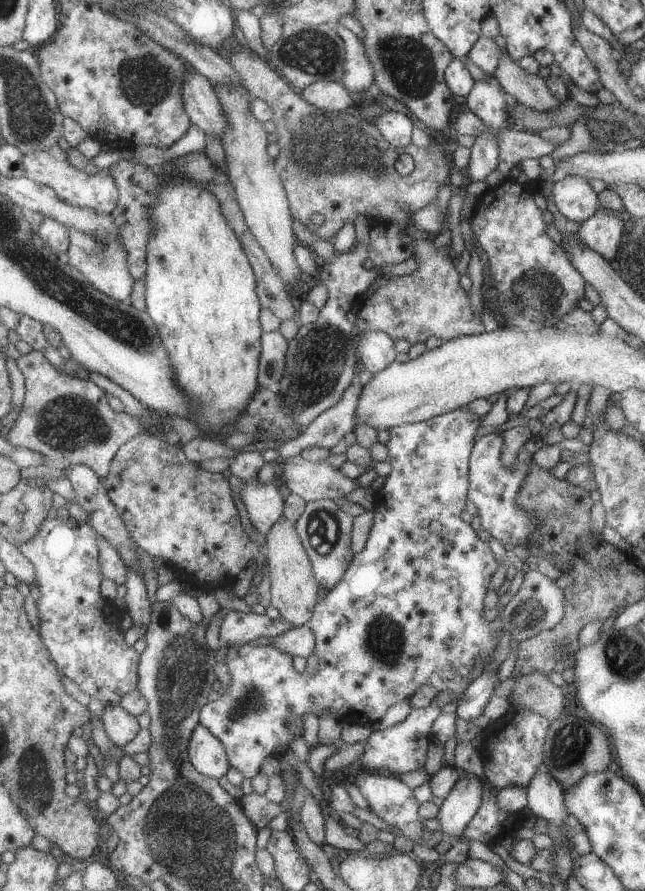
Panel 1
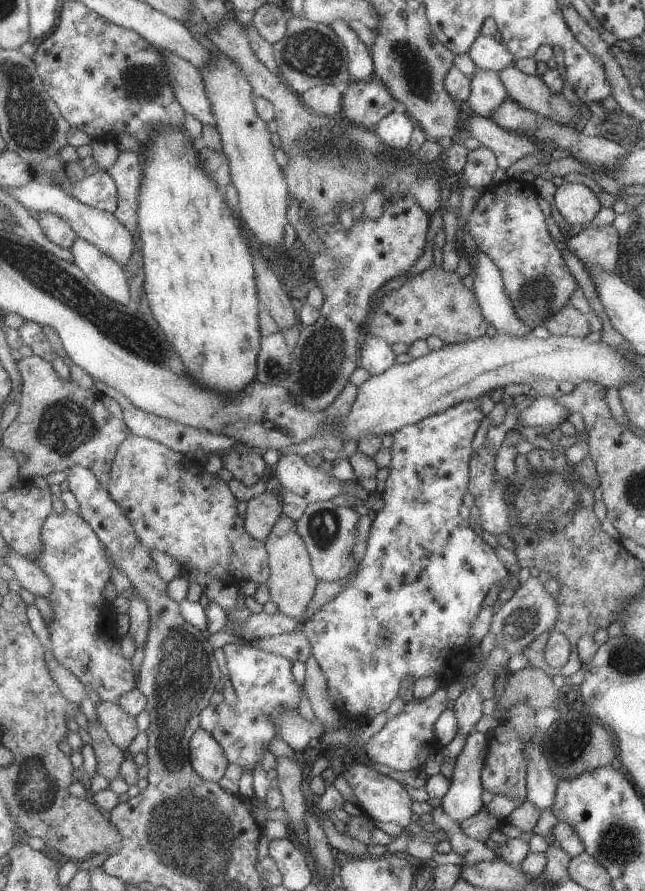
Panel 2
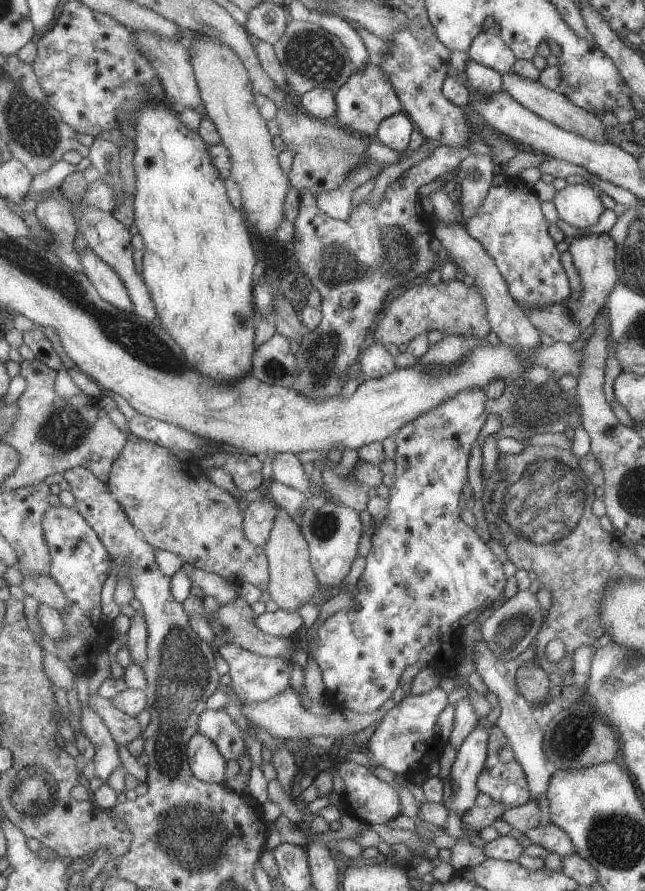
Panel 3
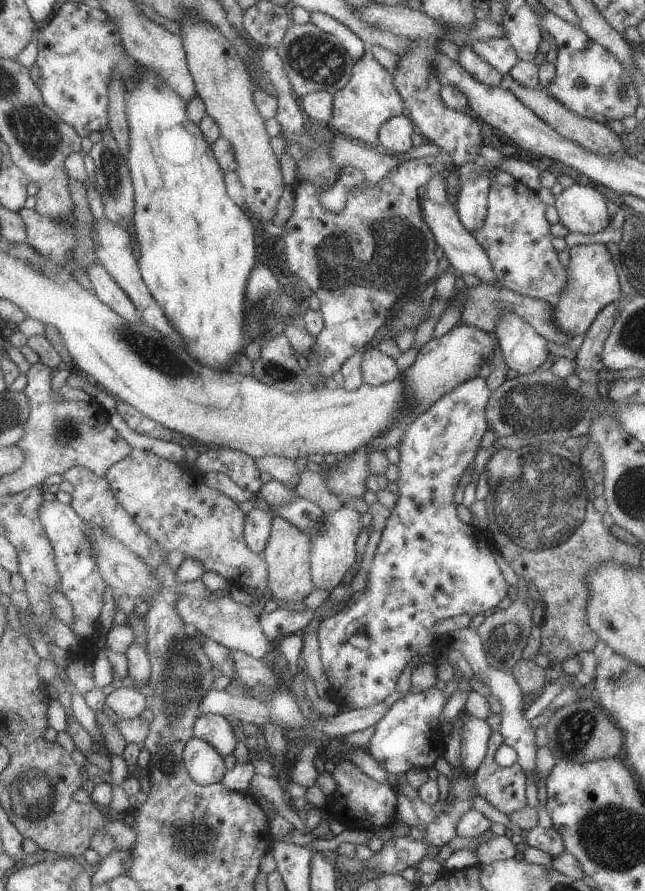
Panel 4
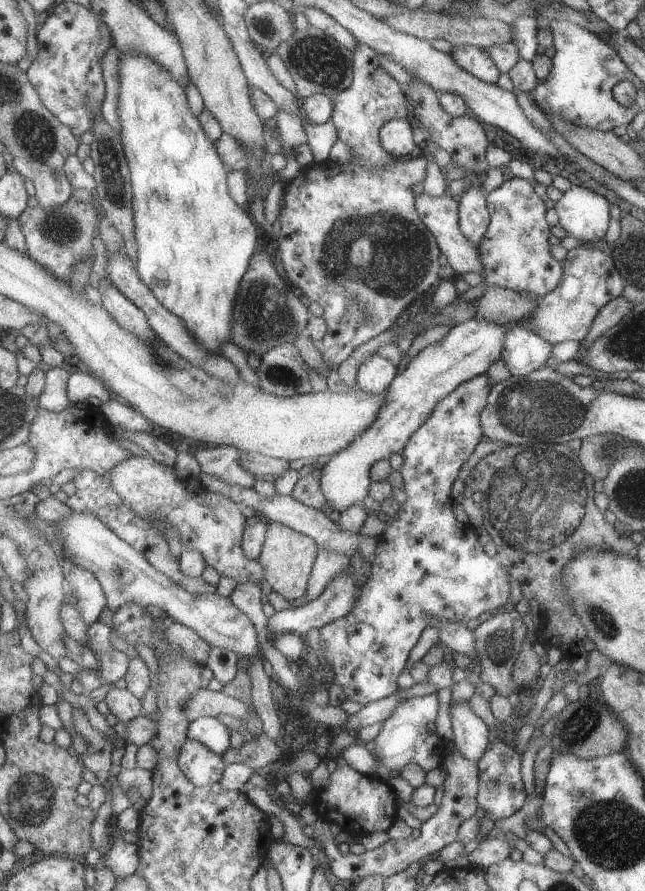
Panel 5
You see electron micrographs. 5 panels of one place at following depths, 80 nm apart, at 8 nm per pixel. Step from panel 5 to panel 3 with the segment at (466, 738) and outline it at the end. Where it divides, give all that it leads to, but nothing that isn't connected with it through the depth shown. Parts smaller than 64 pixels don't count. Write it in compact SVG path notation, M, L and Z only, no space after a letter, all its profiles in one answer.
M478 724L457 752L451 768L453 793L445 805L459 816L468 813L468 810L475 806L475 800L479 796L477 779L488 759L489 739L490 728Z

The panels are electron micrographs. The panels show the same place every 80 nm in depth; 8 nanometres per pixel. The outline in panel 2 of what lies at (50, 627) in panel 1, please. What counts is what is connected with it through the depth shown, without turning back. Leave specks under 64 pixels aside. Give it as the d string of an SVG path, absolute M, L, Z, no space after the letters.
M68 509L64 513L53 512L49 515L42 526L42 537L44 549L35 562L39 562L43 570L52 576L54 584L53 594L48 600L49 604L54 607L54 622L47 627L51 640L50 648L59 662L71 669L71 672L74 672L84 685L90 685L99 698L106 701L120 699L125 693L130 693L138 686L140 677L139 674L135 675L131 659L126 657L121 650L121 636L117 634L115 627L115 616L118 613L104 595L107 583L112 580L114 571L114 562L110 557L110 552L89 521L86 521L79 512L72 512Z

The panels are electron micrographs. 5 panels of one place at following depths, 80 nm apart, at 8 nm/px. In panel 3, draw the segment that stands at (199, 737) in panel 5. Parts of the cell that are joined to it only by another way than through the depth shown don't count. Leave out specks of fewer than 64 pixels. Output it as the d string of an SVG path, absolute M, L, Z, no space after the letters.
M208 709L200 716L198 732L209 737L227 760L237 760L245 752L243 736L239 726L227 714L227 710Z

